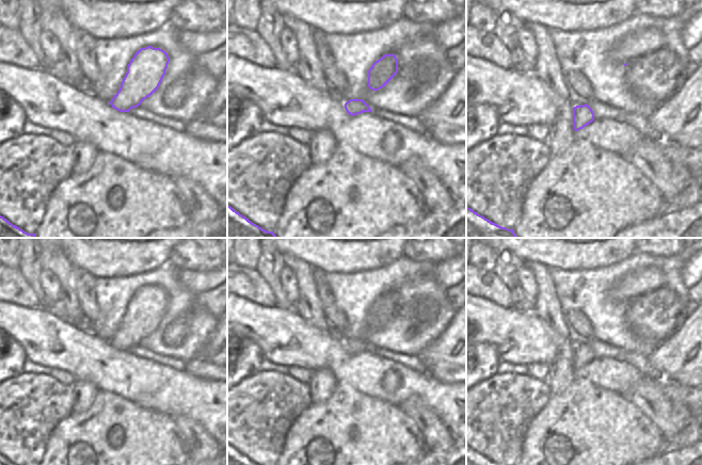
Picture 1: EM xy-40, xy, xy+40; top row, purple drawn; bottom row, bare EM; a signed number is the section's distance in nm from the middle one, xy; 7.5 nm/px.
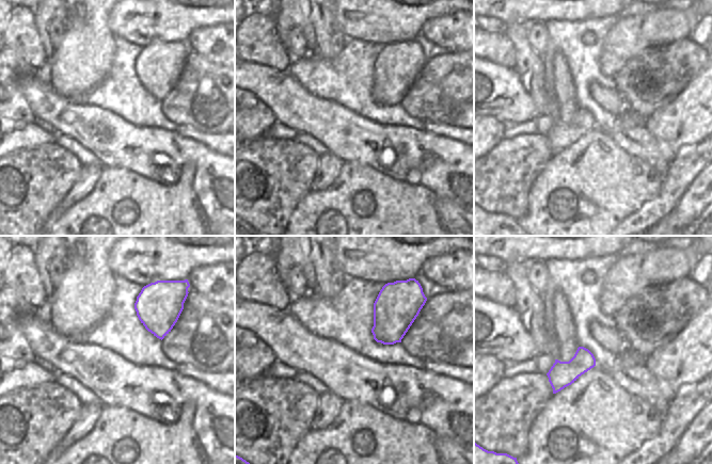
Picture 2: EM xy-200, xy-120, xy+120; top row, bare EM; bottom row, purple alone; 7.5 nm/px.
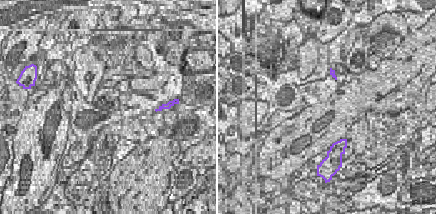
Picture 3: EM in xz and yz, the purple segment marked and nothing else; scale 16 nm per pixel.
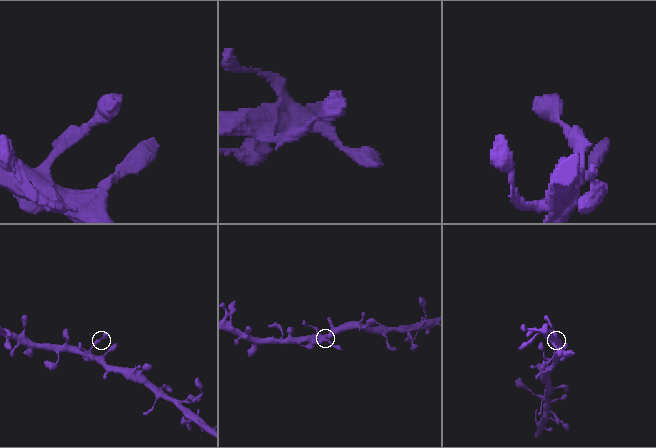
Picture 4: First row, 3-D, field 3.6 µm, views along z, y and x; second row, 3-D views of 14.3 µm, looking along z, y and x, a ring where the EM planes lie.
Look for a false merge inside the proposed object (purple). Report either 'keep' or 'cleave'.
keep

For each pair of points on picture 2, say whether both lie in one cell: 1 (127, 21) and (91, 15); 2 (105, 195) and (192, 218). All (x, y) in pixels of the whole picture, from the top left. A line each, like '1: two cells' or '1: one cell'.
1: two cells
2: one cell

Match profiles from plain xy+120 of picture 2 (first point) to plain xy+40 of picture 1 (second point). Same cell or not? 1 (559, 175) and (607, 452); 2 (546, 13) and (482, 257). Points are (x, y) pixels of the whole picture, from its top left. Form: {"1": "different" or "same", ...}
{"1": "same", "2": "different"}

